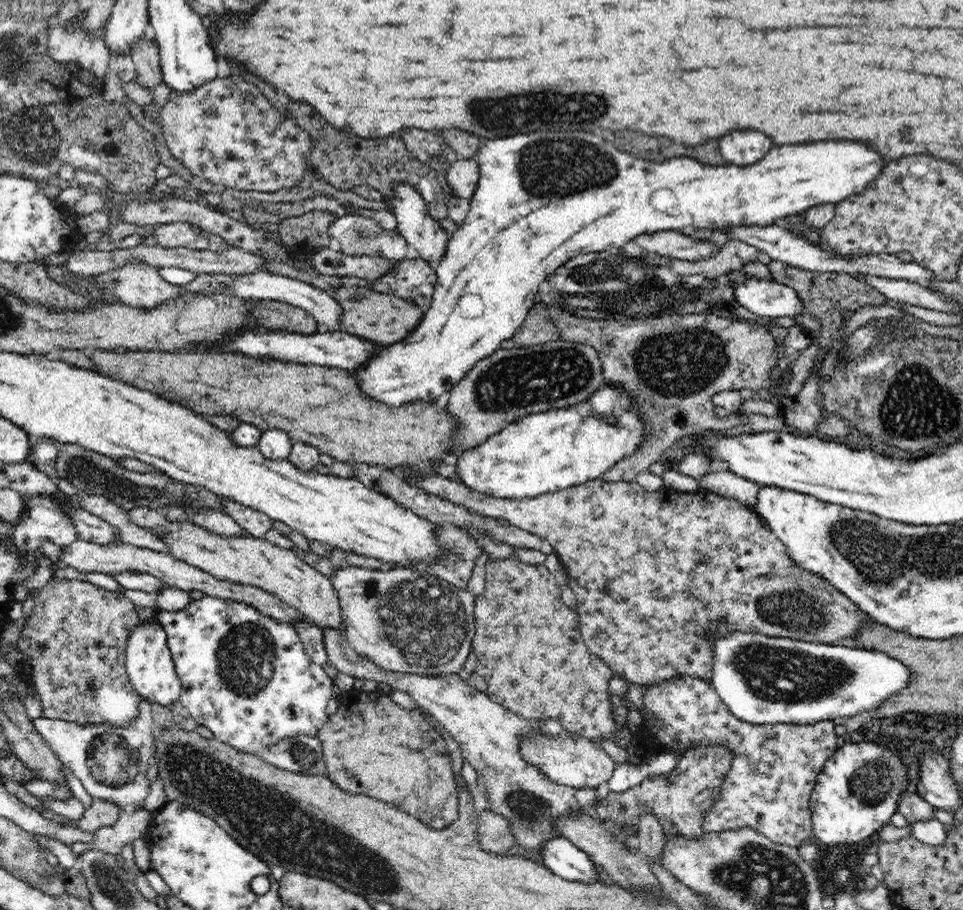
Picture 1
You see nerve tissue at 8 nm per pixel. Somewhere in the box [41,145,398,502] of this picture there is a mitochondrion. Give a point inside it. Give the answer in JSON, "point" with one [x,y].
{"point":[358,235]}

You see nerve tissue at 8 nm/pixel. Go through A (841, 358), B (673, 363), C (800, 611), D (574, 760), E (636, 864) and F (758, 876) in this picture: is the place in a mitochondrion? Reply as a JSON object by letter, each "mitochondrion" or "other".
{"A":"other","B":"mitochondrion","C":"mitochondrion","D":"other","E":"other","F":"mitochondrion"}

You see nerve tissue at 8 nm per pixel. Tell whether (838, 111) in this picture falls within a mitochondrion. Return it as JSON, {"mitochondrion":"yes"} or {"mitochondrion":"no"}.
{"mitochondrion":"no"}

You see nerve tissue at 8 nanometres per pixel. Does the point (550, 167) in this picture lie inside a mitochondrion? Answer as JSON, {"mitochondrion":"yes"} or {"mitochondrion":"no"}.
{"mitochondrion":"yes"}

